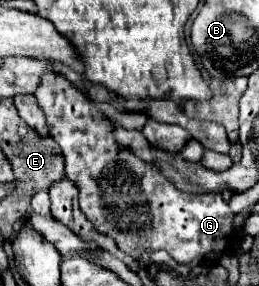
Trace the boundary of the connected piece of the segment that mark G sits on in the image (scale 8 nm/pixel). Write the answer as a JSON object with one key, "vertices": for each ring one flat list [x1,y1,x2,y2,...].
{"vertices":[[44,75,38,93,34,95,38,105,46,113,46,121,50,127,50,137,60,145,64,163,66,163,66,177,74,181,80,191,80,209,88,217,88,221,98,229,98,233,112,237,120,251,138,257,138,253,154,253,154,251,168,251,178,263,188,265,196,257,216,259,216,247,236,247,234,237,238,237,234,229,234,213,230,211,228,203,222,199,220,193,184,193,174,187,174,183,160,173,160,169,152,163,142,161,134,155,134,151,120,147,116,143,116,123,108,119,90,99,86,99,70,81,62,75]]}

